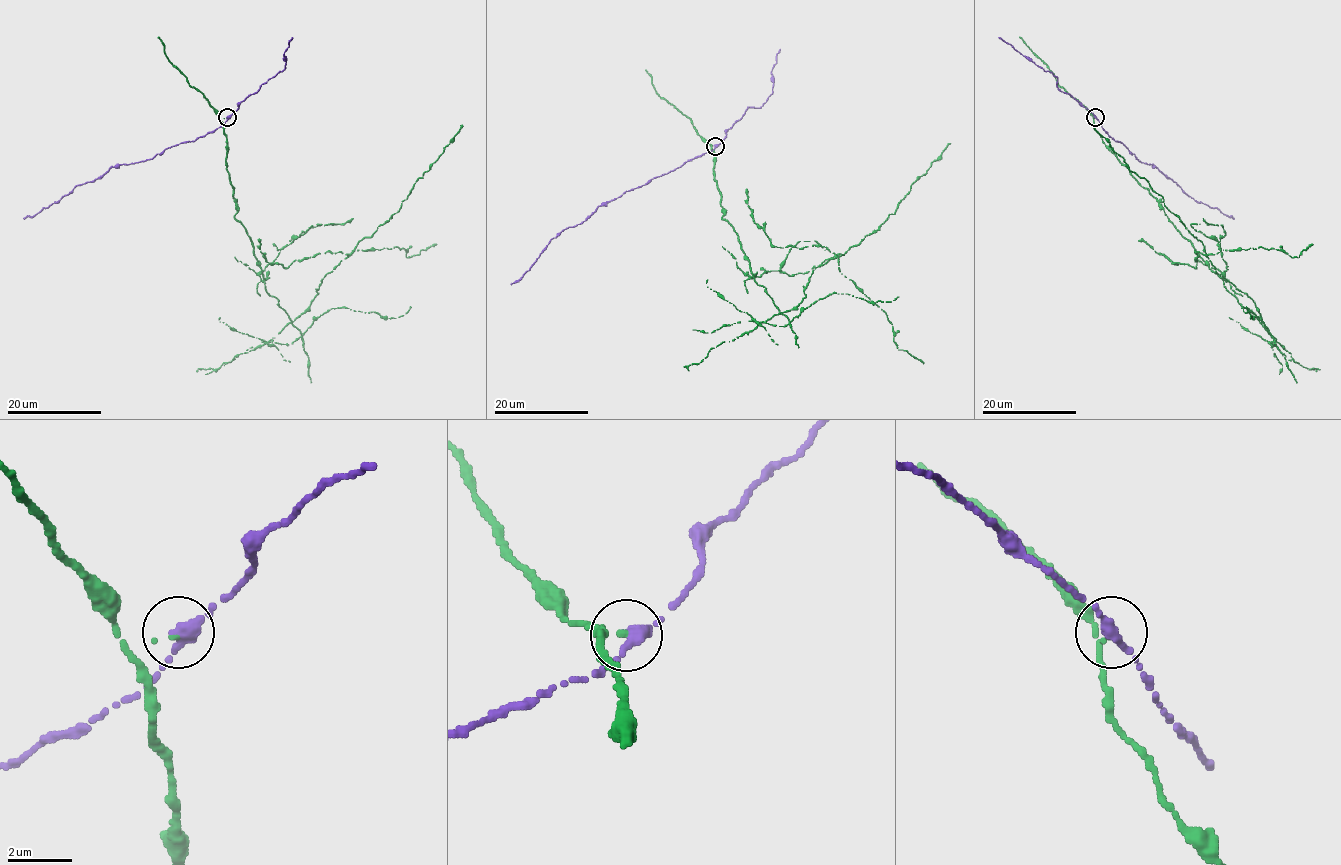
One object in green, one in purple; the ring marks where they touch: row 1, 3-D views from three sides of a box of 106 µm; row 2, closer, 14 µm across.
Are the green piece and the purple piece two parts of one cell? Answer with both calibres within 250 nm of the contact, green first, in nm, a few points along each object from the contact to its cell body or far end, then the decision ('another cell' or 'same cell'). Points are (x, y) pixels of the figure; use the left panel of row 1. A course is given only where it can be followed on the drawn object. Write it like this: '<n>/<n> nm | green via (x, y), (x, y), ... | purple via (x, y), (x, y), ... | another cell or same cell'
140/340 nm | green via (228, 118), (222, 121), (235, 218), (250, 237), (264, 289), (291, 322), (321, 279), (401, 207), (460, 125) | purple via (228, 117), (222, 126), (192, 141), (168, 147), (151, 159), (113, 166), (24, 219) | another cell

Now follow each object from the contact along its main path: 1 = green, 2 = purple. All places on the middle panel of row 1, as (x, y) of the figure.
1: (715, 146), (709, 145), (722, 218), (779, 313), (801, 301), (814, 268), (894, 213), (948, 143)
2: (715, 146), (680, 167), (601, 204), (583, 221), (567, 227), (550, 240), (531, 267), (511, 284)

